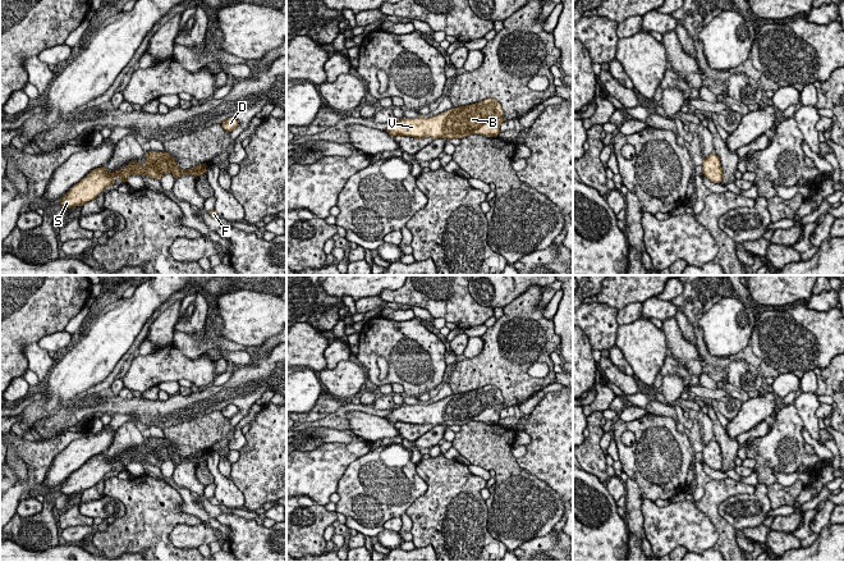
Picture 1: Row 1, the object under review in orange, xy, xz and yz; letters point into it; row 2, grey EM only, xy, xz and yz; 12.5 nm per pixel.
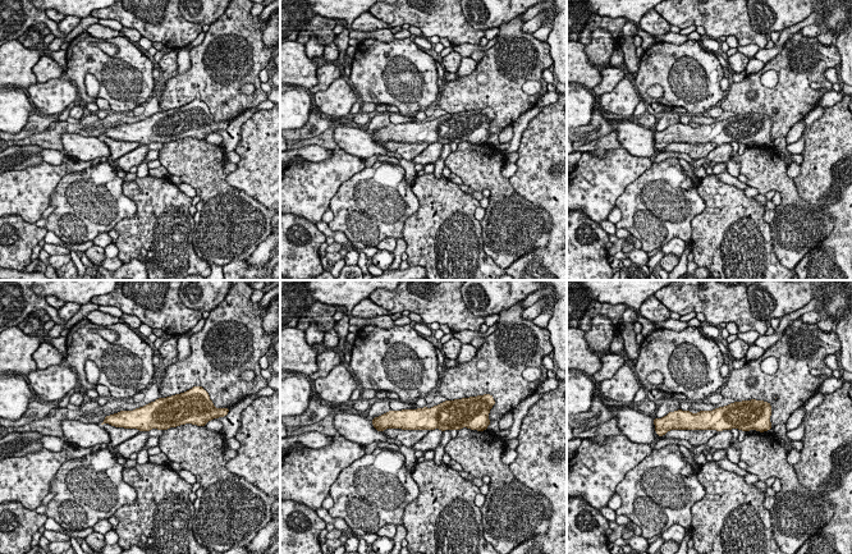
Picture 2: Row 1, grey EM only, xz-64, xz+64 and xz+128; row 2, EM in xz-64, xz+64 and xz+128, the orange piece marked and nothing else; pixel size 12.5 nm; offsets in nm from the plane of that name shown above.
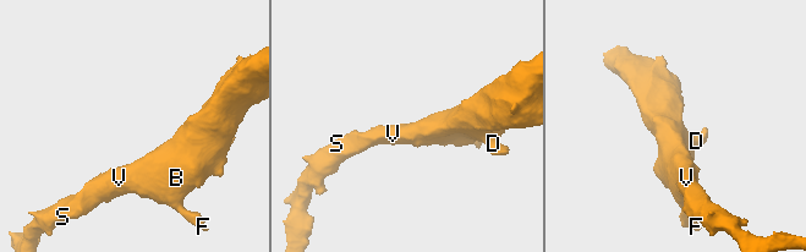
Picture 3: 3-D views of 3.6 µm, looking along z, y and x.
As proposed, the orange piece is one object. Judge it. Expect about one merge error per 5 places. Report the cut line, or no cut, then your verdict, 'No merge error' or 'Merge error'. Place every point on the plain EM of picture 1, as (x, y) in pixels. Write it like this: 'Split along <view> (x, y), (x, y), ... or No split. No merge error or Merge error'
No split. No merge error

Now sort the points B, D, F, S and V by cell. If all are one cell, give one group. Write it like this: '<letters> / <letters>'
B D F S V

